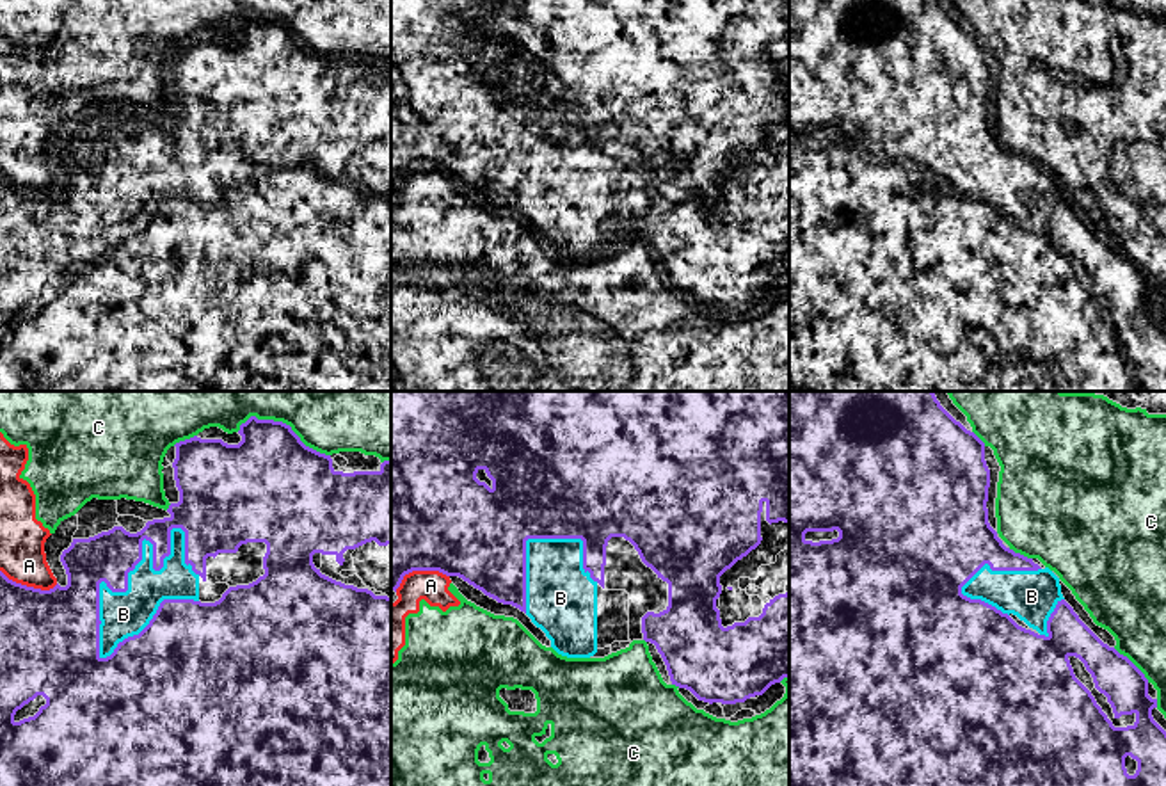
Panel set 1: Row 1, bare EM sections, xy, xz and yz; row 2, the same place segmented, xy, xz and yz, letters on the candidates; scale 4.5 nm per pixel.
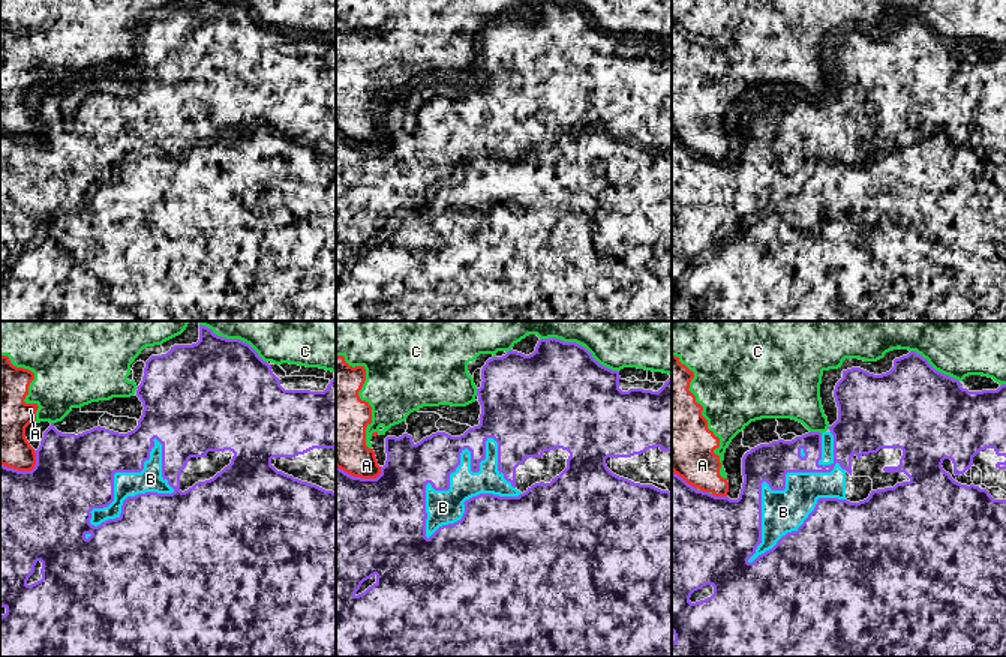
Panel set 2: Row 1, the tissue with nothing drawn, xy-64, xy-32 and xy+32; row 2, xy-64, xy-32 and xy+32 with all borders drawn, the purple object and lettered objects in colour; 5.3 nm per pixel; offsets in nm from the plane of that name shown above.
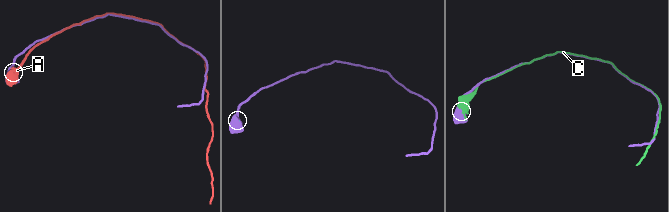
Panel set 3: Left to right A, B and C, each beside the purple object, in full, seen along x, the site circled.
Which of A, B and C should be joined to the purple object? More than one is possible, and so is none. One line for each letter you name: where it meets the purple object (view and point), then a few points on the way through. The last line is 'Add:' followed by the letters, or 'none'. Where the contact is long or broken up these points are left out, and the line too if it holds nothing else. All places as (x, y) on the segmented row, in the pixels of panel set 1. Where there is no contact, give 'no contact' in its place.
B: xy (128, 571)
Add: B

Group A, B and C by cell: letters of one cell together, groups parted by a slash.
A / B / C

